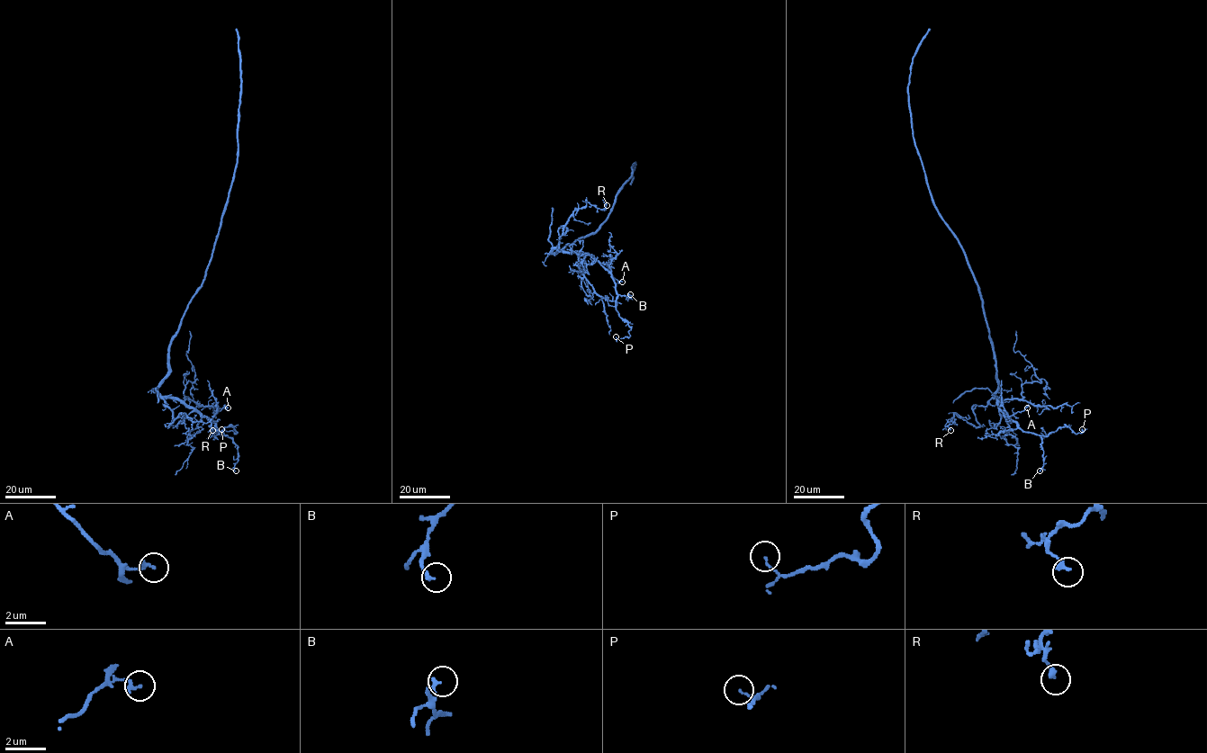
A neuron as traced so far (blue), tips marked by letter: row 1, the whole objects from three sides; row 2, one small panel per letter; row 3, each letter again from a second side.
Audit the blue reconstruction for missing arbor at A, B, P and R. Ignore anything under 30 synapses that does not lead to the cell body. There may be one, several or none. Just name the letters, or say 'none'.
none

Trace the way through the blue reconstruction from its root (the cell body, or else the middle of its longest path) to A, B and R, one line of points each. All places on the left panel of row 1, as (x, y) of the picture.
A: (198, 288), (172, 341), (168, 375), (157, 392), (166, 398), (179, 398), (210, 418), (214, 411), (228, 407)
B: (198, 288), (172, 341), (168, 375), (157, 392), (182, 399), (232, 439), (238, 451), (236, 470)
R: (198, 288), (157, 393), (172, 414), (168, 426), (184, 413), (212, 430)

